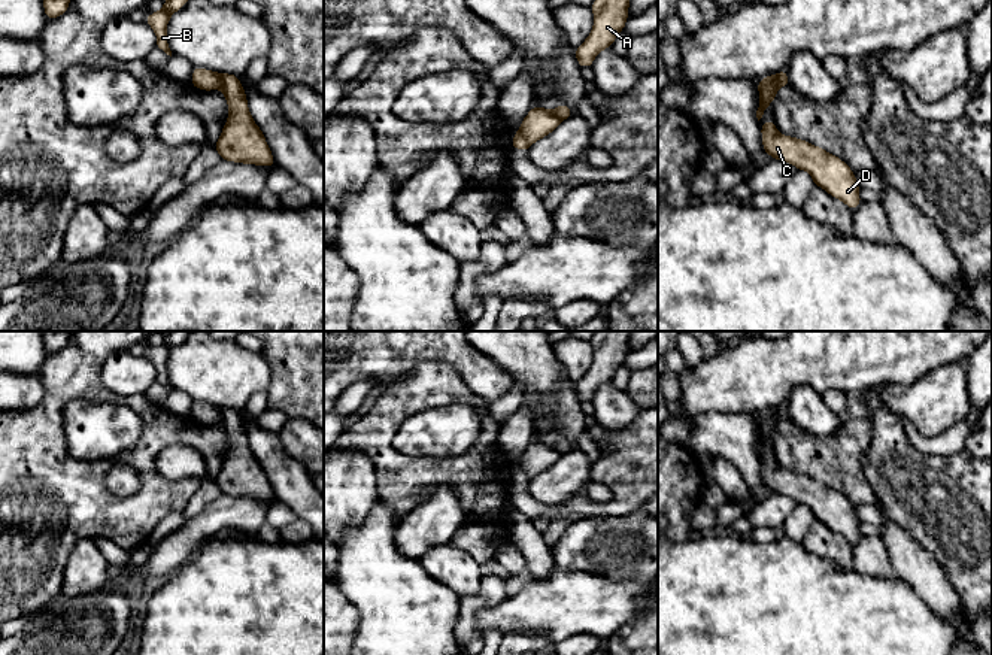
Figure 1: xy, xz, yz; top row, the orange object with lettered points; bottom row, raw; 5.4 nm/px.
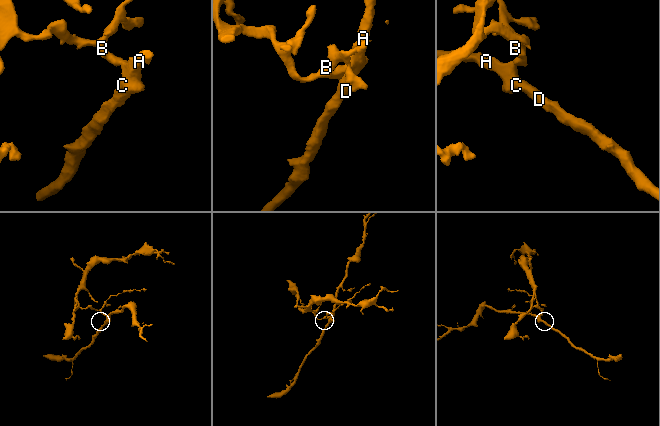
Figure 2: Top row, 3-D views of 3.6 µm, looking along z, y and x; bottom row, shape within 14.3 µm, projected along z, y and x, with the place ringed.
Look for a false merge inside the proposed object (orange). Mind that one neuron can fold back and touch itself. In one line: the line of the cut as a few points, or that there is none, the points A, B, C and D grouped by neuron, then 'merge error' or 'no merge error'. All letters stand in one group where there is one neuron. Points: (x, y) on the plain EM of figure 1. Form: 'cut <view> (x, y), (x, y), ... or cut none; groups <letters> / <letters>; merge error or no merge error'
cut xy (223, 409), (218, 421); groups A C D / B; merge error

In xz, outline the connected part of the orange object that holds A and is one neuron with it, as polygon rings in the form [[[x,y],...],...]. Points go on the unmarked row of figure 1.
[[[598,331],[591,343],[594,361],[586,374],[574,385],[579,401],[592,401],[600,385],[613,380],[615,372],[624,366],[631,331]]]

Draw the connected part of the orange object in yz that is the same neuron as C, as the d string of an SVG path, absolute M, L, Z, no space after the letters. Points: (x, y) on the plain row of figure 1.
M771 454L761 460L761 468L767 489L788 495L797 504L809 506L816 521L823 522L852 545L862 537L859 533L861 521L856 516L855 506L837 489L807 474L780 468Z

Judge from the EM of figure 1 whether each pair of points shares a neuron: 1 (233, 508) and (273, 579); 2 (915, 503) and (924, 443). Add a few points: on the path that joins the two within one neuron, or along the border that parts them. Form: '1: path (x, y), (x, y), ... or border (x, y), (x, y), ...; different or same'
1: border (248, 534), (251, 537); different
2: border (901, 424), (907, 440), (919, 451), (958, 452); different

